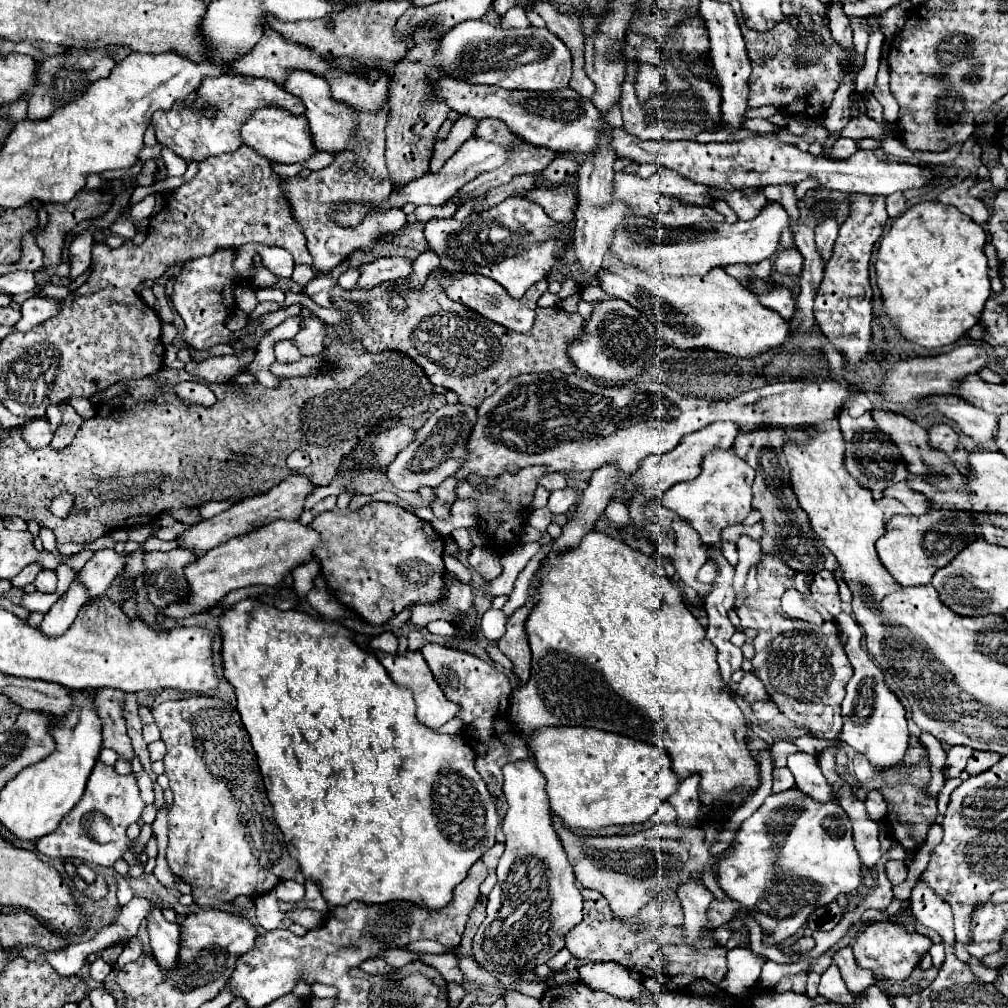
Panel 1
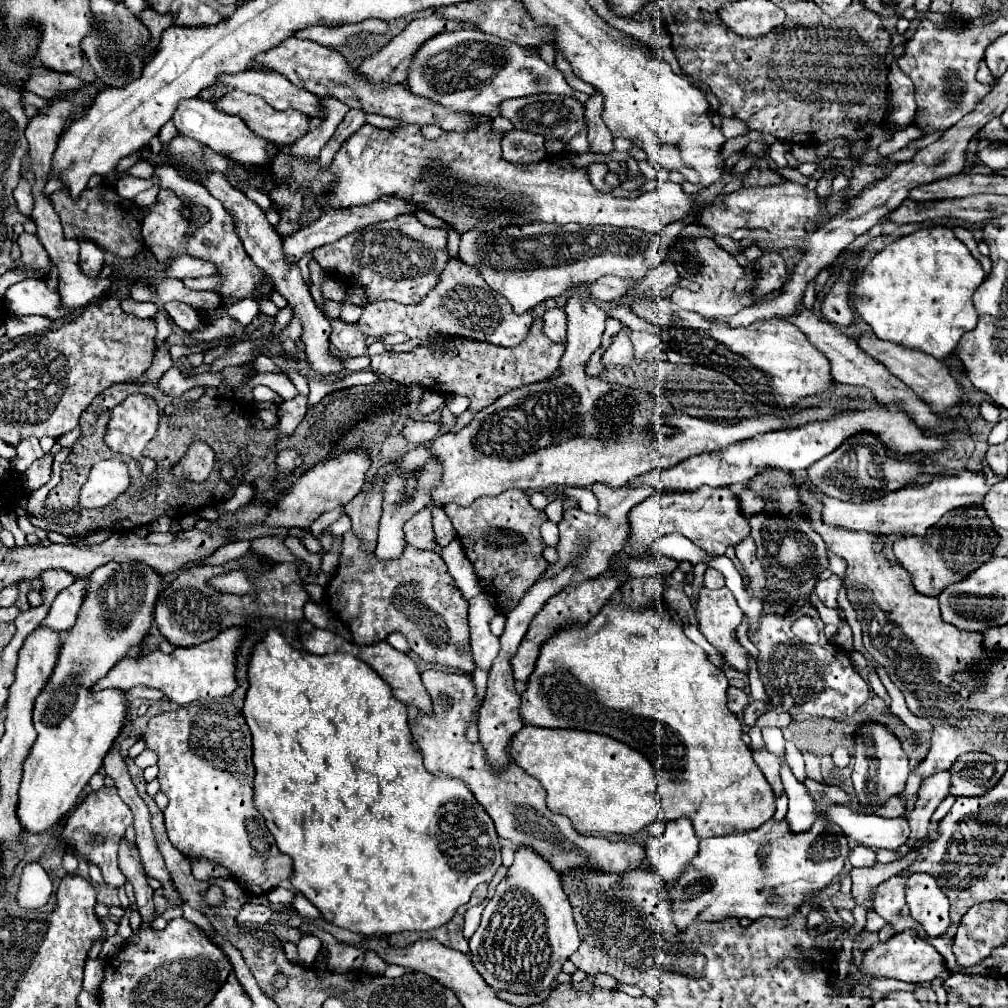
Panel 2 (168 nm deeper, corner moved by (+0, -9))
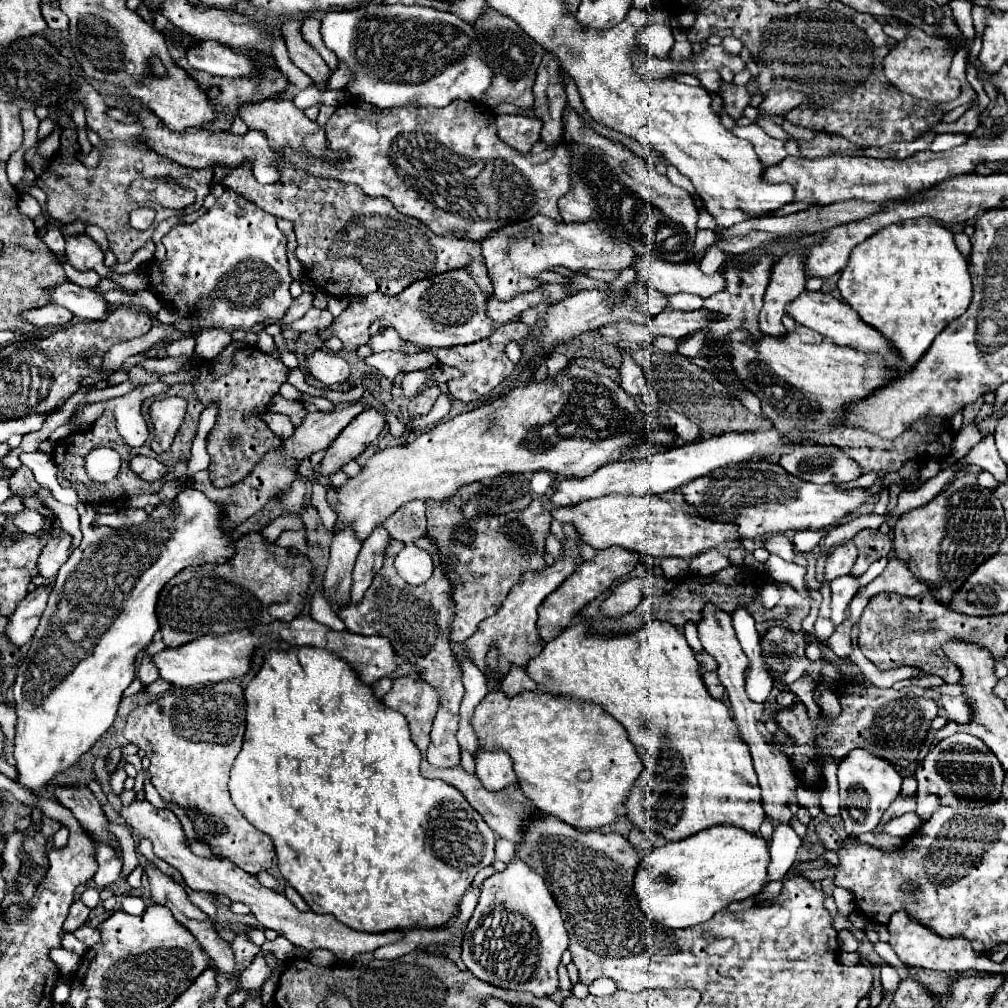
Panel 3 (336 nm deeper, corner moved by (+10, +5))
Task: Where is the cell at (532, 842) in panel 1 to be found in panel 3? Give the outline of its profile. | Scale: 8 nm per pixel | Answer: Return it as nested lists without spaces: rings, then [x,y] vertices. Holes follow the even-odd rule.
[[[514,856],[504,872],[496,872],[484,880],[476,910],[462,938],[462,962],[476,978],[508,990],[532,992],[534,996],[550,996],[558,988],[556,968],[566,948],[568,932],[564,928],[560,908],[556,906],[550,890],[546,888],[544,878],[538,876],[530,866],[526,866],[520,856]]]

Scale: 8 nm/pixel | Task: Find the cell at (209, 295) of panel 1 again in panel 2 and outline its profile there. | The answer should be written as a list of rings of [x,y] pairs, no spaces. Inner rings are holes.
[[[166,302],[164,304],[164,310],[168,312],[168,316],[172,318],[172,322],[186,330],[186,332],[194,332],[198,328],[204,328],[204,320],[200,316],[200,312],[196,312],[192,306],[188,304],[182,304],[182,302]]]

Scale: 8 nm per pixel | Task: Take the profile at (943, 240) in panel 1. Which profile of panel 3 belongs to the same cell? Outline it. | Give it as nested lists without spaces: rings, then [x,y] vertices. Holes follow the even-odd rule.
[[[916,218],[904,220],[900,224],[886,226],[884,230],[876,232],[862,244],[858,244],[846,268],[840,272],[838,280],[840,296],[860,314],[860,318],[880,330],[892,346],[900,352],[906,366],[914,366],[922,354],[930,348],[932,340],[960,314],[966,312],[972,300],[972,280],[968,270],[968,260],[954,244],[954,234],[934,222],[932,218]]]

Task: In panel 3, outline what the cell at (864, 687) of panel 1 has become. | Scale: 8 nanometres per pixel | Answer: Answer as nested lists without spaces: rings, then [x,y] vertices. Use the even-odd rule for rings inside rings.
[[[858,748],[858,750],[852,750],[846,758],[840,760],[838,782],[840,782],[840,794],[844,798],[844,808],[840,810],[842,820],[844,820],[844,828],[846,828],[848,836],[856,838],[864,832],[872,832],[878,826],[884,810],[892,804],[892,800],[900,792],[902,776],[894,768],[894,764],[890,764],[884,758],[872,754],[870,750]],[[848,800],[854,806],[848,806]]]

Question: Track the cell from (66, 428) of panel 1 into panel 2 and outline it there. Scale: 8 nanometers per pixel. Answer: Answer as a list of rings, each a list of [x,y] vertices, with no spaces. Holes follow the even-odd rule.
[[[46,454],[44,458],[36,460],[28,470],[26,470],[26,478],[28,478],[28,490],[34,492],[40,486],[44,486],[50,480],[50,472],[52,472],[52,456]]]

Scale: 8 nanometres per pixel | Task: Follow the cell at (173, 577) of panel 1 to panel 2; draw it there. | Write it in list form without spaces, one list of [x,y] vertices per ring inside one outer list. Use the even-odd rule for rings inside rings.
[[[252,550],[246,552],[242,558],[238,560],[230,560],[226,564],[220,564],[220,566],[196,566],[196,568],[188,568],[186,572],[182,572],[176,580],[172,580],[170,584],[166,584],[158,596],[158,602],[156,602],[156,624],[158,624],[158,630],[162,632],[162,636],[174,646],[174,648],[190,648],[190,646],[198,646],[202,642],[208,642],[212,638],[216,638],[220,632],[224,632],[226,628],[232,628],[232,626],[244,626],[246,622],[250,620],[260,620],[262,618],[272,618],[272,620],[280,620],[280,622],[300,622],[300,618],[304,618],[302,614],[302,608],[304,604],[310,600],[310,594],[304,590],[304,582],[298,574],[298,568],[296,564],[276,564],[272,562],[270,558],[266,556],[260,556],[260,554],[254,554]],[[232,570],[242,570],[246,572],[246,576],[252,580],[256,592],[254,594],[224,594],[224,592],[218,592],[210,586],[210,578],[214,576],[220,576],[220,574],[228,574]]]

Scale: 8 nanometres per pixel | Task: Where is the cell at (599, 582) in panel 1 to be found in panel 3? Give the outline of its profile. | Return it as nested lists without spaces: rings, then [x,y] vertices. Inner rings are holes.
[[[578,620],[550,640],[538,658],[530,660],[526,674],[546,694],[570,696],[602,706],[628,732],[630,742],[642,758],[644,770],[626,802],[628,818],[646,832],[662,834],[666,840],[682,840],[714,824],[734,824],[758,832],[764,810],[758,778],[750,762],[750,750],[732,722],[730,708],[708,694],[700,664],[684,634],[670,622],[652,620],[636,634],[600,634]]]

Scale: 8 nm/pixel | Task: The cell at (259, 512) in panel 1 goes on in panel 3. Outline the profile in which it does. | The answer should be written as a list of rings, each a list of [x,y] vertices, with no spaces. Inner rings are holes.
[[[364,410],[362,414],[358,414],[358,418],[354,418],[342,430],[342,434],[334,438],[334,442],[326,450],[326,456],[320,462],[318,472],[322,476],[340,472],[350,460],[358,458],[366,450],[366,446],[378,438],[384,424],[384,414],[378,410]]]

